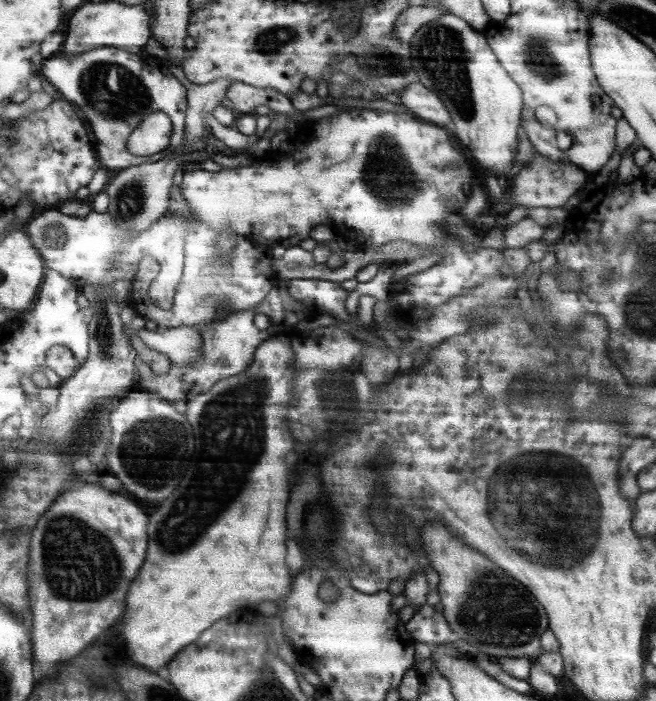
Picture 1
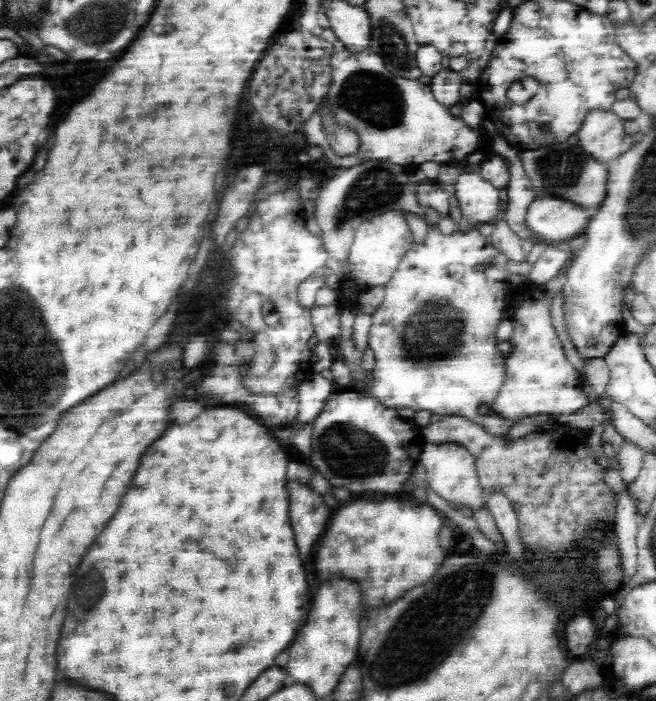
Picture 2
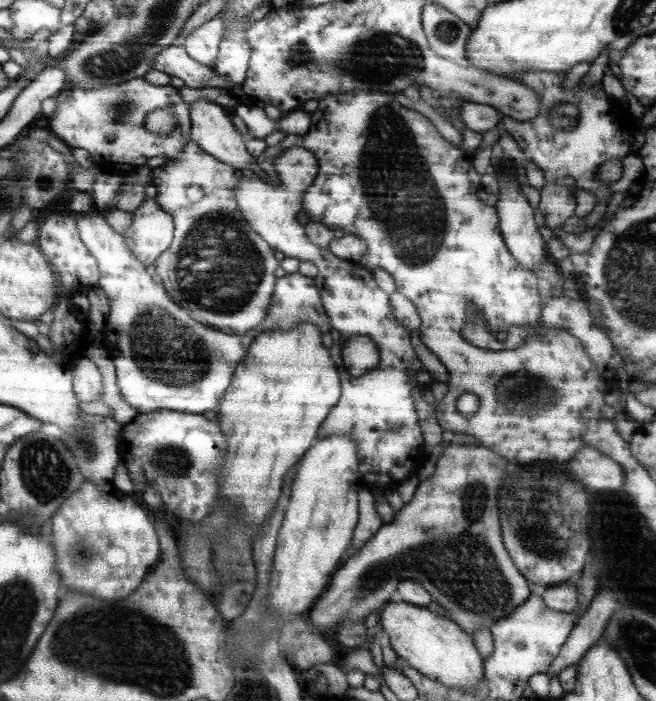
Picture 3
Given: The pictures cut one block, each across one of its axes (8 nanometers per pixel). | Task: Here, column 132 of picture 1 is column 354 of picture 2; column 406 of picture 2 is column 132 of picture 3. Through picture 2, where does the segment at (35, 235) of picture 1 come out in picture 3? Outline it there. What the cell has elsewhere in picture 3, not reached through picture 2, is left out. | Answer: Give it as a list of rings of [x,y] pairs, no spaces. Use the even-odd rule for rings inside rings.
[[[145,199],[133,211],[133,219],[127,227],[123,240],[146,266],[154,264],[173,238],[173,221],[169,213],[159,209],[154,199]]]

